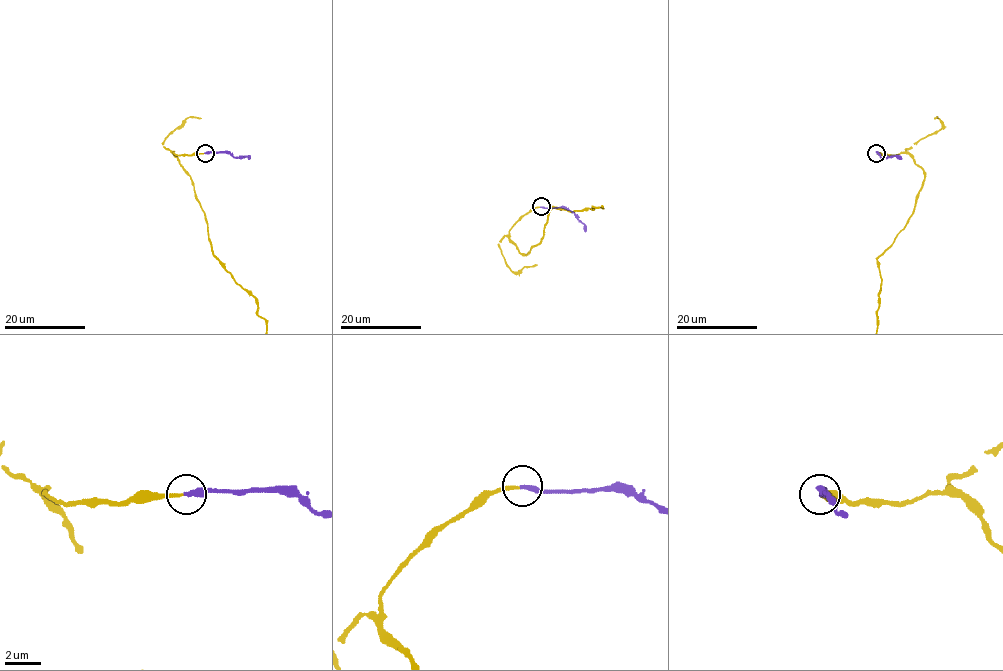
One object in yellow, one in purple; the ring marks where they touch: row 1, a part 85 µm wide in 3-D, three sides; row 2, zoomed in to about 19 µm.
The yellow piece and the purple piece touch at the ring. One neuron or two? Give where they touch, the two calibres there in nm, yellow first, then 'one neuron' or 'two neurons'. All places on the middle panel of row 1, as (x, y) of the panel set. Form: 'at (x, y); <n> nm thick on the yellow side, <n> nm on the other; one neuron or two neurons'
at (541, 206); 180 nm thick on the yellow side, 300 nm on the other; one neuron

